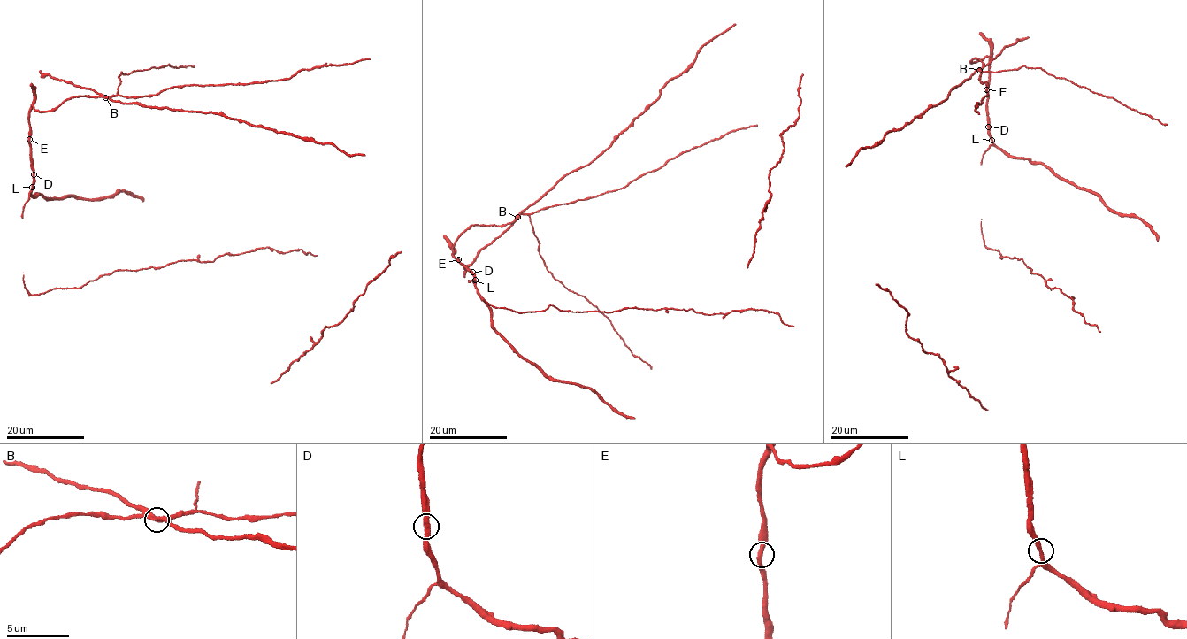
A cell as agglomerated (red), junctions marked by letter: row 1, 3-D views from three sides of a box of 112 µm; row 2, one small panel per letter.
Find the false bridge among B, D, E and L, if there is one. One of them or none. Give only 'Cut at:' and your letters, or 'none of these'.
Cut at: B

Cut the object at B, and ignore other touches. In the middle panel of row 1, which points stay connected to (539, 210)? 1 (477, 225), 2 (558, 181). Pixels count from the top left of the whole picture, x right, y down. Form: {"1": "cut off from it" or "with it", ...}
{"1": "with it", "2": "cut off from it"}

